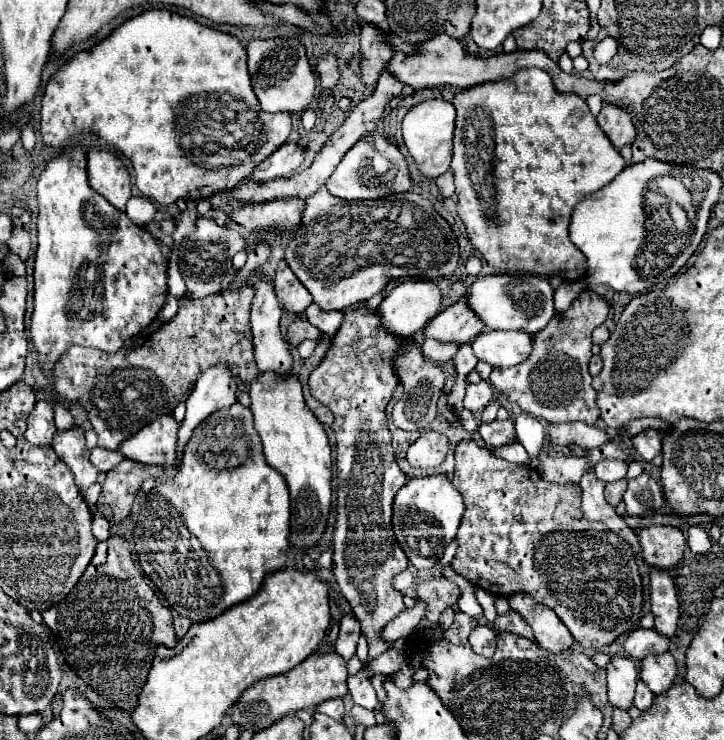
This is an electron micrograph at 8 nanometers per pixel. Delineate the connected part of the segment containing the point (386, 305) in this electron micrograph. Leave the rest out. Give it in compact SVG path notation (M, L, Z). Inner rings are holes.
M404 281L388 291L378 307L384 327L400 337L412 337L440 309L442 293L432 281Z

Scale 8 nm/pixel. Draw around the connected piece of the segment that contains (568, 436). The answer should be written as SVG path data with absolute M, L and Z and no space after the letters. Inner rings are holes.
M548 423L546 433L550 443L558 447L566 447L574 443L584 449L594 449L612 441L612 437L604 429L586 423L560 423L560 425Z

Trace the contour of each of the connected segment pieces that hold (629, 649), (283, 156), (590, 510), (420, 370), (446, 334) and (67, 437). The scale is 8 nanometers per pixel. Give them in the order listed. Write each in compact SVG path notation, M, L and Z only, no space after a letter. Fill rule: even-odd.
M638 627L624 641L624 653L630 659L644 659L650 653L666 653L666 651L668 651L668 637L658 635L658 631L654 629Z
M288 141L278 151L274 151L264 163L260 163L250 175L250 179L268 181L268 179L290 175L304 163L304 157L306 157L306 145Z
M593 465L582 475L580 487L582 487L582 493L584 493L582 495L582 513L584 513L584 517L588 521L602 521L602 523L606 523L606 527L610 531L620 533L620 537L630 541L634 551L640 553L636 533L616 515L614 507L610 507L606 503L606 499L604 499L604 483L596 479Z
M418 345L408 349L408 353L400 355L396 361L398 361L396 369L398 369L400 383L404 385L404 393L402 393L402 399L392 409L394 425L404 429L404 431L422 431L436 419L436 403L438 403L438 397L442 393L446 375L440 369L440 365L424 359Z
M466 297L460 299L460 303L448 307L444 313L436 315L426 325L426 337L438 339L438 341L454 341L456 345L472 341L476 335L484 331L484 323L466 307Z
M74 425L72 429L58 431L52 443L58 457L70 467L74 473L76 485L80 491L86 491L98 477L98 469L90 463L90 449L86 447L84 427Z

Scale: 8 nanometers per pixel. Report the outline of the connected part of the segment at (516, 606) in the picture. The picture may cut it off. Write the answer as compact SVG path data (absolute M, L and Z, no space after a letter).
M522 593L508 597L508 601L510 601L510 609L520 613L528 621L528 625L534 631L534 641L542 649L550 653L570 651L574 639L570 631L566 631L558 615L554 615L554 611L550 611L548 607L542 607L538 601L530 599L530 595L522 595Z

